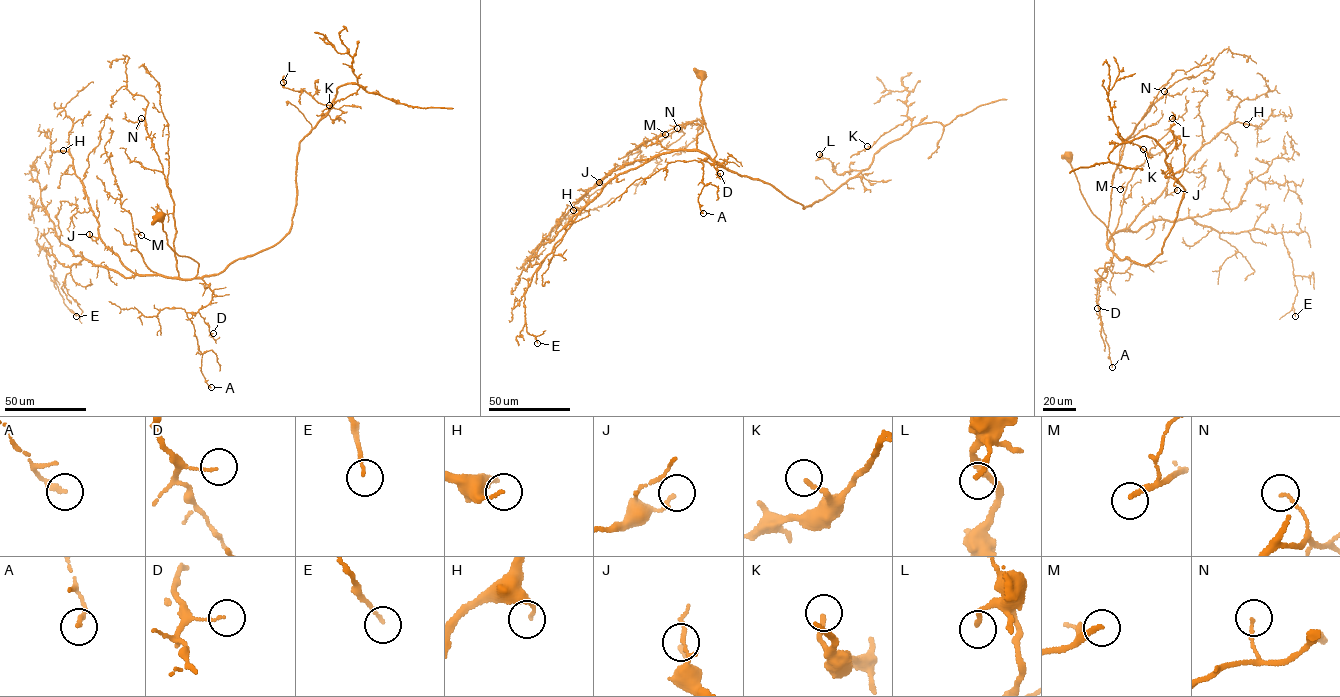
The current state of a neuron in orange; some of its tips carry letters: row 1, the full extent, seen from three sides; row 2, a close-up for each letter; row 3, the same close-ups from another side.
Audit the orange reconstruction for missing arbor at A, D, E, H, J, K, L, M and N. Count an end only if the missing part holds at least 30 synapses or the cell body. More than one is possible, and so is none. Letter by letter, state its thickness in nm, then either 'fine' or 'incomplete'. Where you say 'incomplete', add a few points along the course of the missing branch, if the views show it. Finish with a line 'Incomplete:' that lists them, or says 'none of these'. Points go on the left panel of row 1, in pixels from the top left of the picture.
A: 170 nm | fine
D: 90 nm | fine
E: 100 nm | fine
H: 110 nm | fine
J: 180 nm | fine
K: 170 nm | fine
L: 170 nm | fine
M: 220 nm | incomplete | (141, 235), (148, 237), (158, 255), (166, 281)
N: 110 nm | fine
Incomplete: M

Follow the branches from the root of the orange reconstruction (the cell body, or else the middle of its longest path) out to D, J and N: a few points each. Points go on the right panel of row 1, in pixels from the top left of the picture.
D: (1067, 157), (1087, 204), (1113, 239), (1113, 258), (1105, 264), (1107, 276), (1101, 281), (1097, 308)
J: (1067, 157), (1087, 204), (1113, 239), (1112, 250), (1107, 243), (1114, 232), (1128, 227), (1164, 190), (1177, 190)
N: (1067, 157), (1087, 204), (1113, 239), (1113, 250), (1108, 246), (1106, 232), (1113, 174), (1125, 142), (1164, 91)

